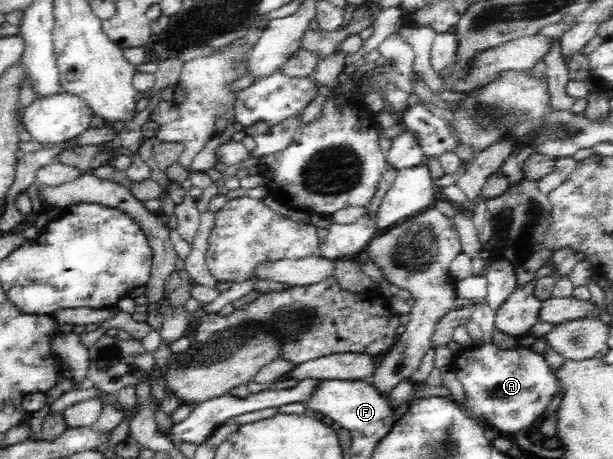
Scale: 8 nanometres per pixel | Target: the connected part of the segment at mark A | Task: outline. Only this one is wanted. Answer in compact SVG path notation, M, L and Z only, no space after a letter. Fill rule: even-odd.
M482 344L478 350L462 352L454 360L452 370L462 380L468 394L464 413L468 417L482 418L506 434L516 434L541 421L546 406L558 392L558 376L554 375L544 355L523 346L506 350L494 344Z

